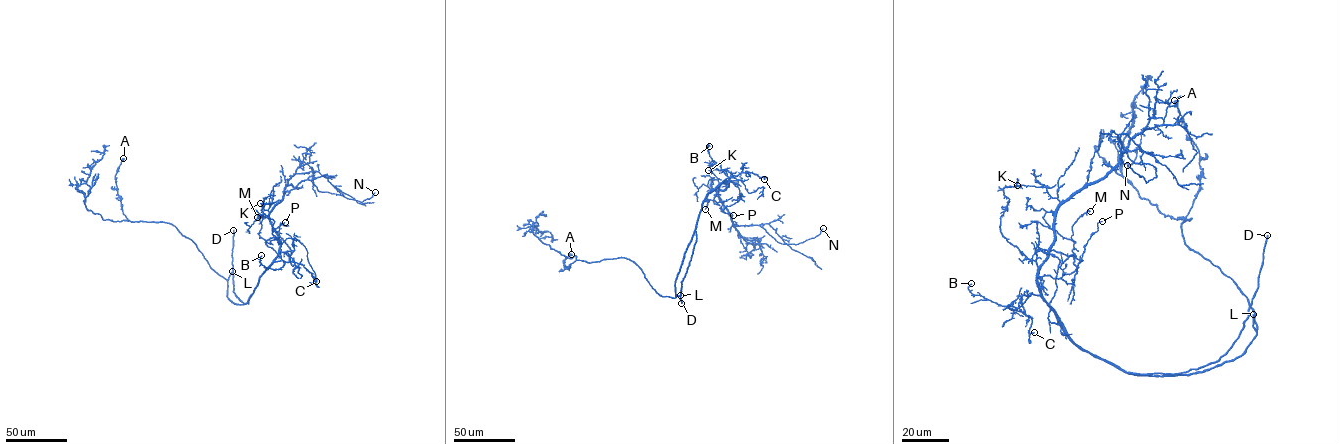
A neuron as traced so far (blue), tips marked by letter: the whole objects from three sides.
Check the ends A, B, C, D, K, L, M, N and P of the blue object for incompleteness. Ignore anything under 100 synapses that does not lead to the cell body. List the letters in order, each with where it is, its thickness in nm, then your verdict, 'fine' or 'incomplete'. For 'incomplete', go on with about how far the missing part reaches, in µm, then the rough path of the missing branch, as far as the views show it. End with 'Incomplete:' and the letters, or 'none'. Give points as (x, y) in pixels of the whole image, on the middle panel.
A: place (571, 254); calibre 650 nm; fine
B: place (709, 146); calibre 140 nm; fine
C: place (764, 179); calibre 150 nm; fine
D: place (681, 303); calibre 380 nm; incomplete; missing 30 µm
K: place (708, 170); calibre 110 nm; fine
L: place (680, 295); calibre 280 nm; incomplete; missing 250 µm; course (680, 295), (716, 257), (769, 255), (799, 234), (802, 219), (788, 232), (791, 253), (783, 264)
M: place (705, 209); calibre 130 nm; fine
N: place (823, 228); calibre 140 nm; fine
P: place (733, 215); calibre 130 nm; fine
Incomplete: D, L

